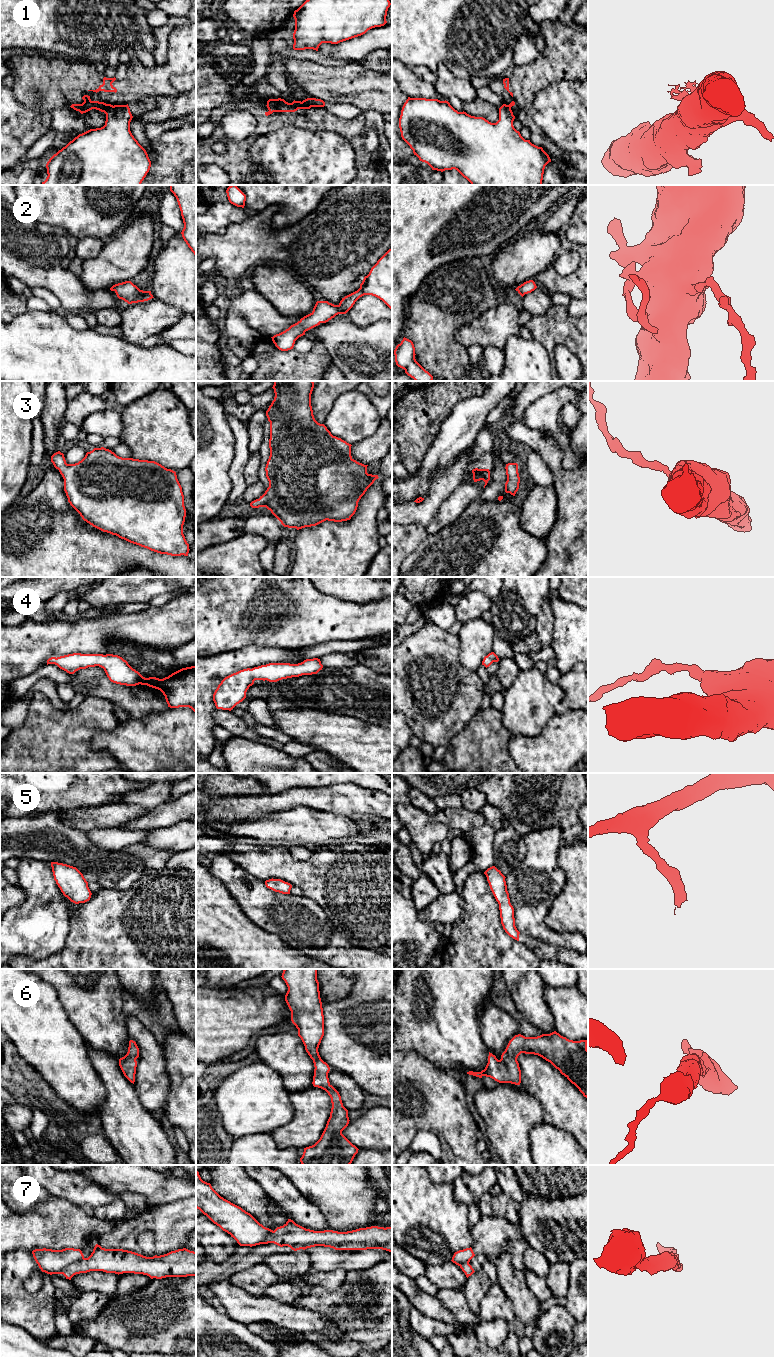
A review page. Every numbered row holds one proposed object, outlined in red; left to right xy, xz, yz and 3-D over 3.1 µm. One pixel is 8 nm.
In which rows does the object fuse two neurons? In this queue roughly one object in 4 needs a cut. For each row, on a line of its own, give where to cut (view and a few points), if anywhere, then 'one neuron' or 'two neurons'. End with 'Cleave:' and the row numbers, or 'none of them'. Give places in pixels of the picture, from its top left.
1: cut xy (112, 105), (104, 112); two neurons
2: cut none; one neuron
3: cut none; one neuron
4: cut none; one neuron
5: cut none; one neuron
6: cut none; one neuron
7: cut xy (84, 1258), (68, 1265), (62, 1273); two neurons
Cleave: 1, 7

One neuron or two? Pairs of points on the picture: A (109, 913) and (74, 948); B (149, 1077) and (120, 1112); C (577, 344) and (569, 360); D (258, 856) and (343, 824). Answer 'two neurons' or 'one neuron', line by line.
A: one neuron
B: two neurons
C: two neurons
D: two neurons

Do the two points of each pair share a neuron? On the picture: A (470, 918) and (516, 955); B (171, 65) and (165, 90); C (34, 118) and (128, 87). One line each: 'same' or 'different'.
A: same
B: same
C: different

